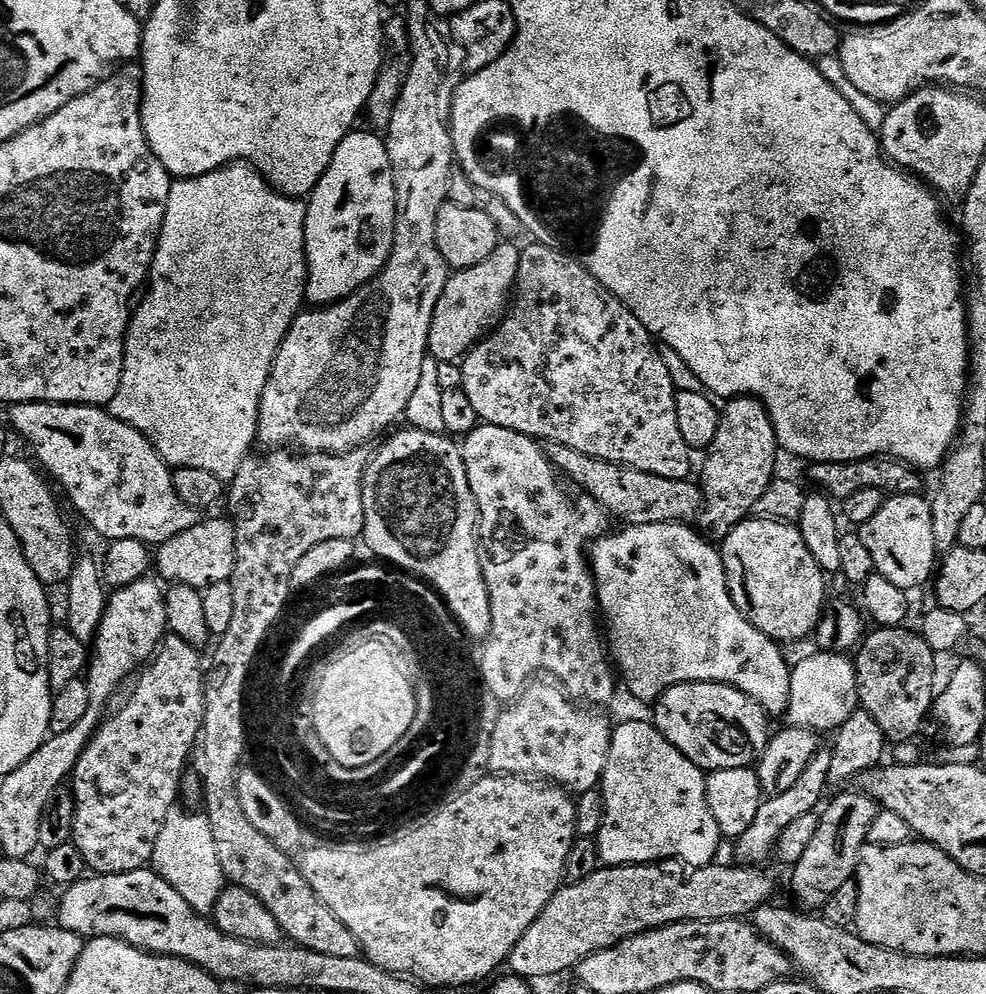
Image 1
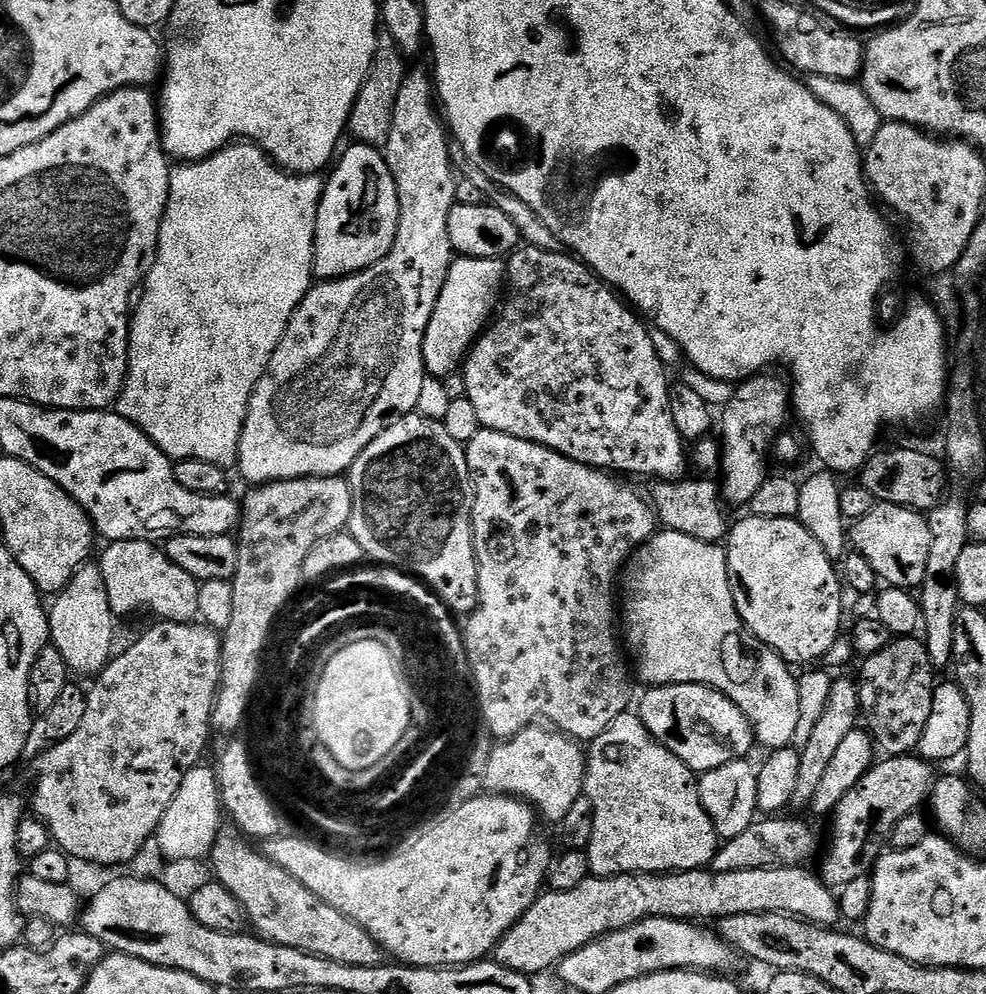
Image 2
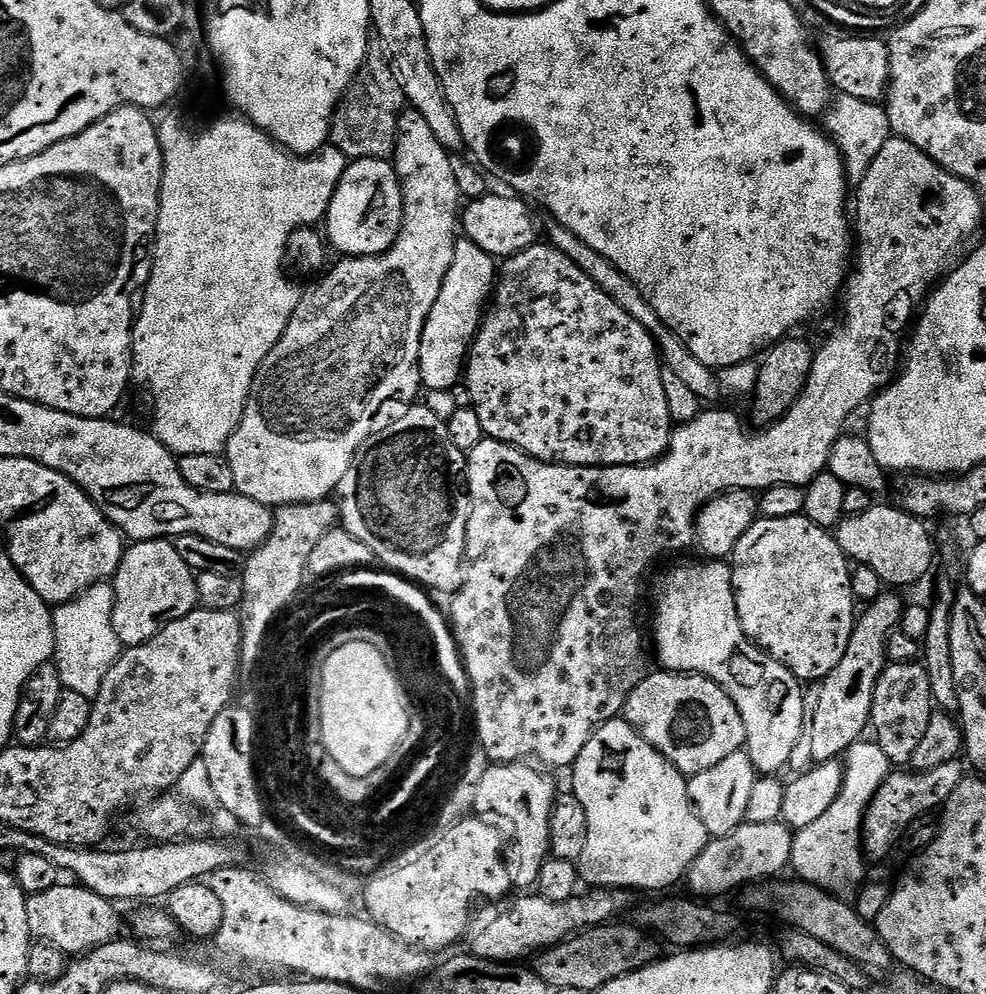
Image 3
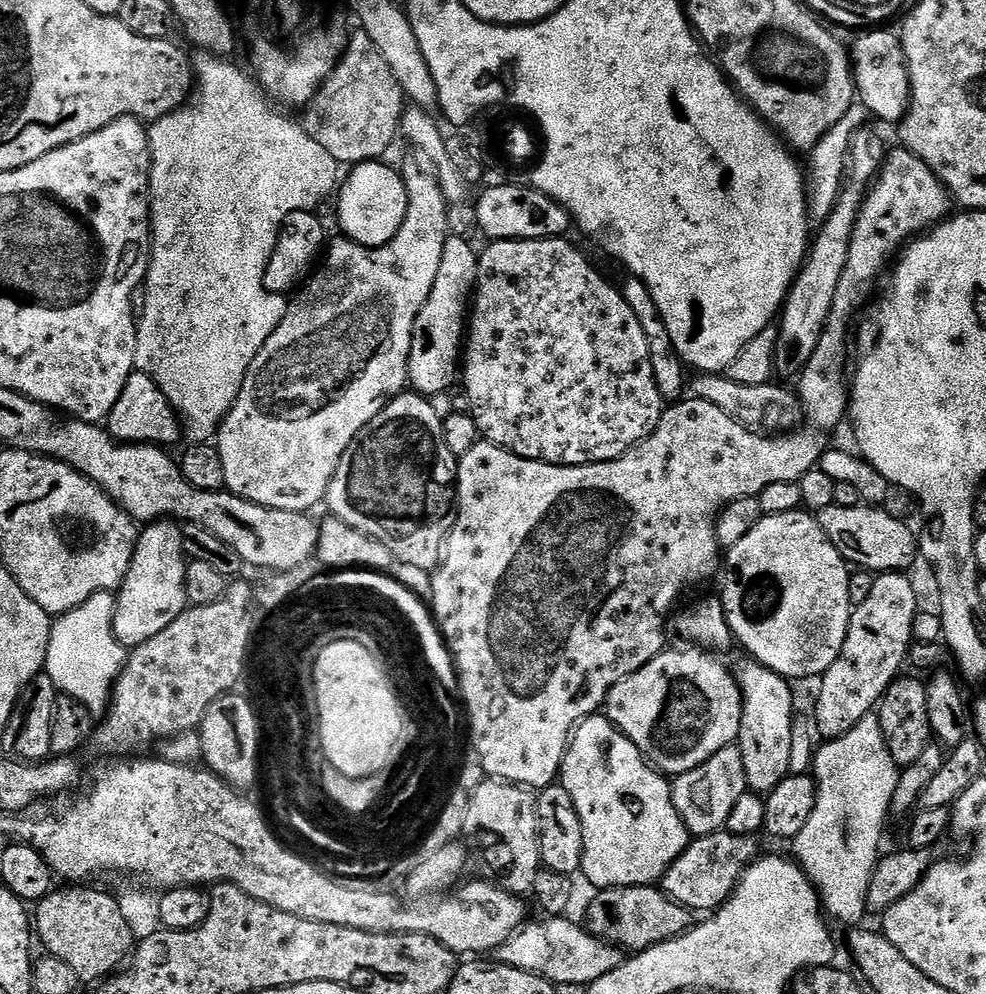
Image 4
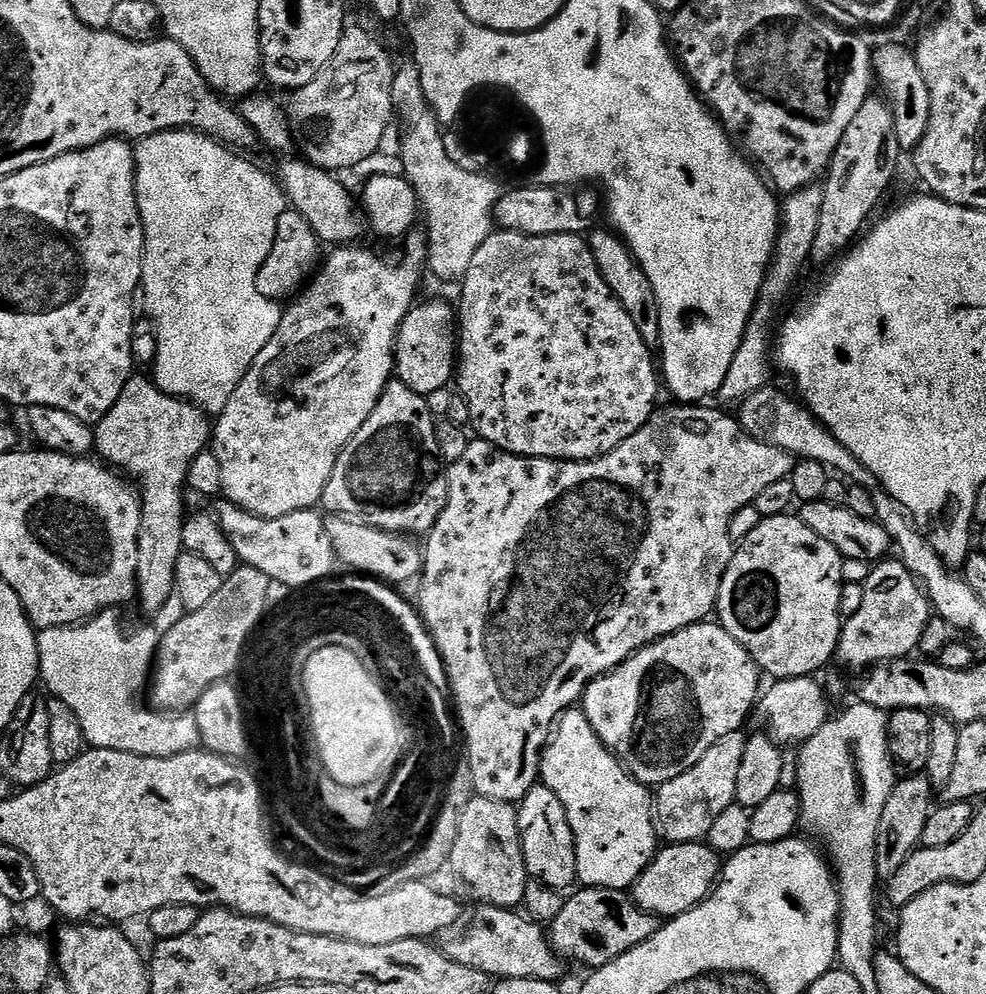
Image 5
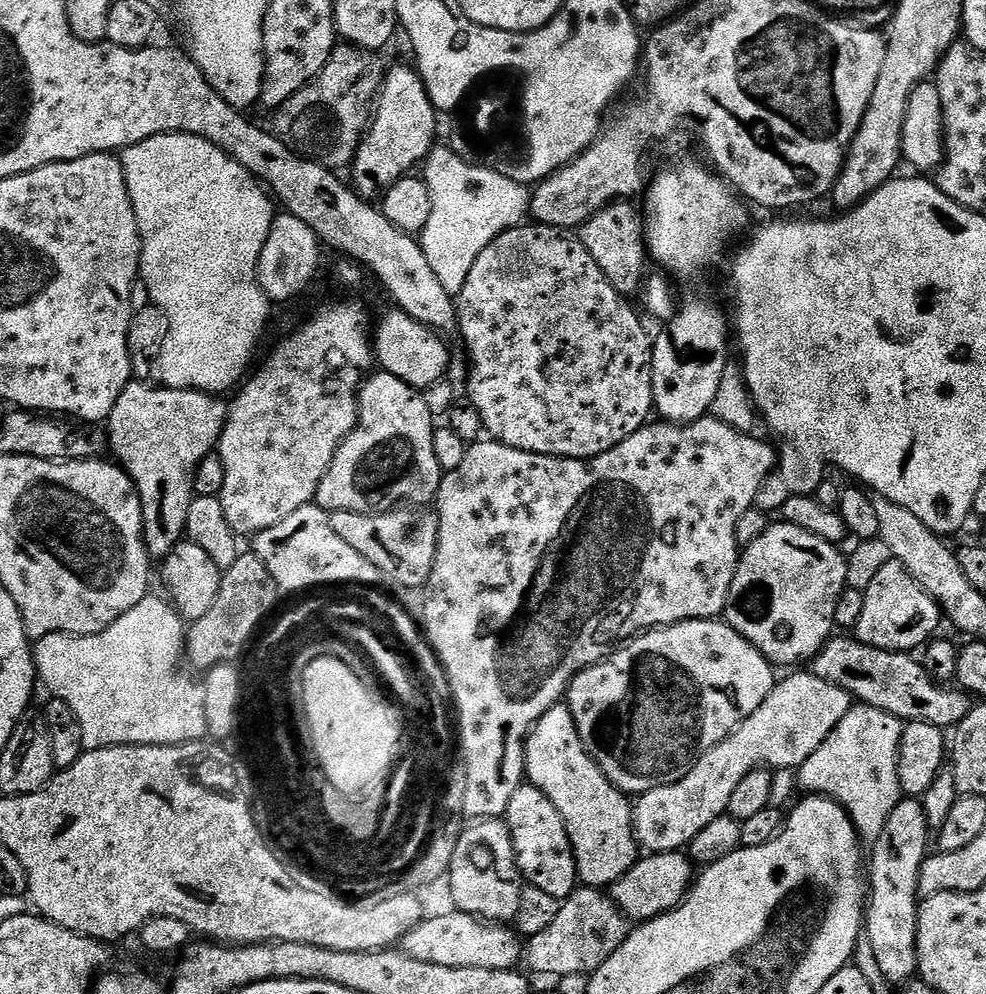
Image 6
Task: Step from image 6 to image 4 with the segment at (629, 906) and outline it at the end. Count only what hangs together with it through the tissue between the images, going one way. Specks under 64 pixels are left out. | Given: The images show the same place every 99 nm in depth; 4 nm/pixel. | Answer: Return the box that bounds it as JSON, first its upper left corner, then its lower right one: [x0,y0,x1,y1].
[662,830,757,914]

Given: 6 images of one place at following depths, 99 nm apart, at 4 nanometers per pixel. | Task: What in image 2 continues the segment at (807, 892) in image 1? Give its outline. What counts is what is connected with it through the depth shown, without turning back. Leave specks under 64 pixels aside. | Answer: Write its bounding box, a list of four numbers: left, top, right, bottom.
[818,754,938,890]

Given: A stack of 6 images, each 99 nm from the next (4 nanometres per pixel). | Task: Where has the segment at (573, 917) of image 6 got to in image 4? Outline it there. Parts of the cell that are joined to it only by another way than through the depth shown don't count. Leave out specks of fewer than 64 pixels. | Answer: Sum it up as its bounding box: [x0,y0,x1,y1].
[588,884,693,954]

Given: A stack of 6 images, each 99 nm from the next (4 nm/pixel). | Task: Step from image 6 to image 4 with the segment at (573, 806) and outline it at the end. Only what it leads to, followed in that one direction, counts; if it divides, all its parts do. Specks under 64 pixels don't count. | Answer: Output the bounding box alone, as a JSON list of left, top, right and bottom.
[558,715,690,889]

